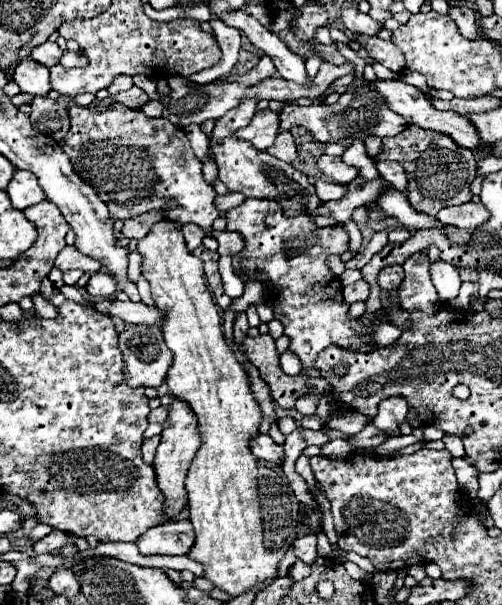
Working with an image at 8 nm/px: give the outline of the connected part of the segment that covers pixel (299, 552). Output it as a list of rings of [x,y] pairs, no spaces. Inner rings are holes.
[[[303,534],[293,542],[293,554],[303,560],[305,564],[313,564],[317,558],[317,536],[315,534]]]

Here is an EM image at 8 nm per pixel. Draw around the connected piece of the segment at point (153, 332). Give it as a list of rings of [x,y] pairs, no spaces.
[[[131,326],[119,336],[119,346],[125,360],[125,382],[131,388],[159,388],[165,382],[173,354],[163,340],[161,328]]]

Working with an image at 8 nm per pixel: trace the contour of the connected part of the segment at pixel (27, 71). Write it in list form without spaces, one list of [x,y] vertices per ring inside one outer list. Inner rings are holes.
[[[25,60],[15,68],[15,82],[19,84],[21,92],[31,96],[47,96],[47,92],[51,90],[49,68],[33,60]]]

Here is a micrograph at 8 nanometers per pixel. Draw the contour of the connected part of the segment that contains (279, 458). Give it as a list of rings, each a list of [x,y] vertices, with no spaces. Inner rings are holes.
[[[259,434],[257,438],[253,438],[251,450],[259,460],[265,460],[265,462],[271,462],[271,464],[283,464],[283,460],[285,460],[283,446],[275,444],[273,438],[267,436],[267,434]]]

